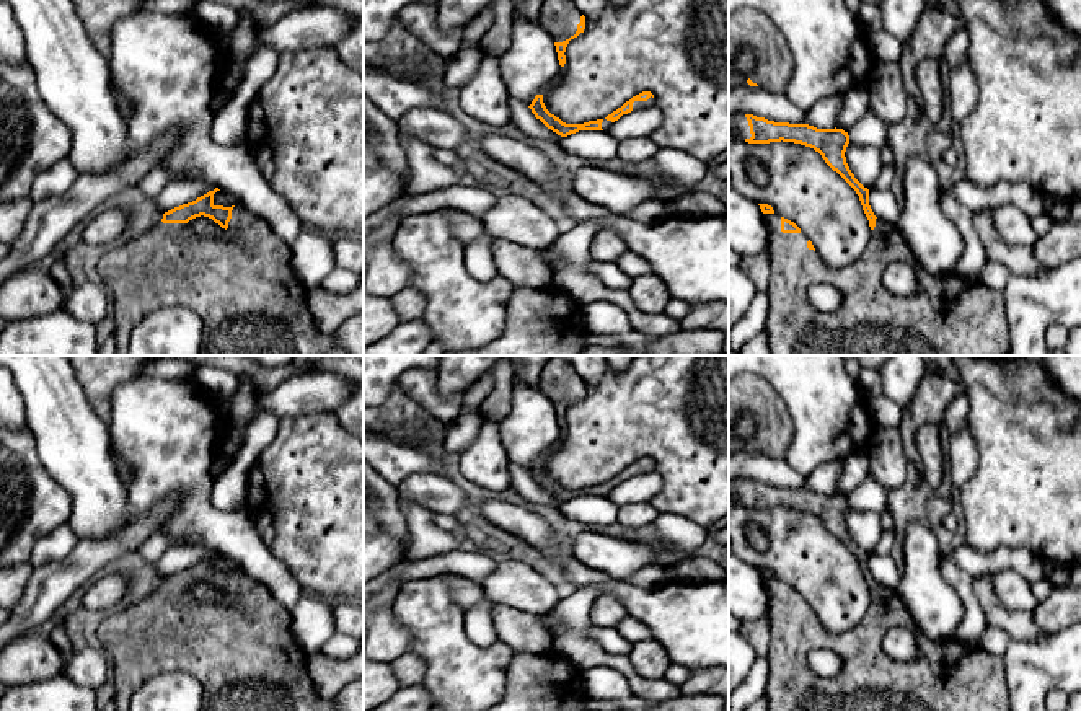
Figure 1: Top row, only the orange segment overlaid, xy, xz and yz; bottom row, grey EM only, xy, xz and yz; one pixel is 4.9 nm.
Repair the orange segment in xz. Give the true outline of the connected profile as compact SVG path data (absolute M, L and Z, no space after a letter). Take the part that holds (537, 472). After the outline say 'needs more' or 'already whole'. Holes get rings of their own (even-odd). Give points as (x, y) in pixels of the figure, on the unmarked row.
M642 457L626 466L621 473L608 479L605 484L589 486L584 489L566 489L559 483L551 479L543 468L543 460L536 460L528 473L535 479L535 483L540 484L548 494L551 494L561 502L567 502L579 496L608 496L611 489L618 486L623 479L647 471L654 471L654 460L651 457Z | needs more

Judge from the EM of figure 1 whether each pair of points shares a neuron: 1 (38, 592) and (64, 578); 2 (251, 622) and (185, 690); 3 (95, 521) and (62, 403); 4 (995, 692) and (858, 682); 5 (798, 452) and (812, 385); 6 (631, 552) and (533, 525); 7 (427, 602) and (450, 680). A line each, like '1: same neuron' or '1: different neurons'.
1: same neuron
2: different neurons
3: same neuron
4: same neuron
5: same neuron
6: different neurons
7: same neuron

